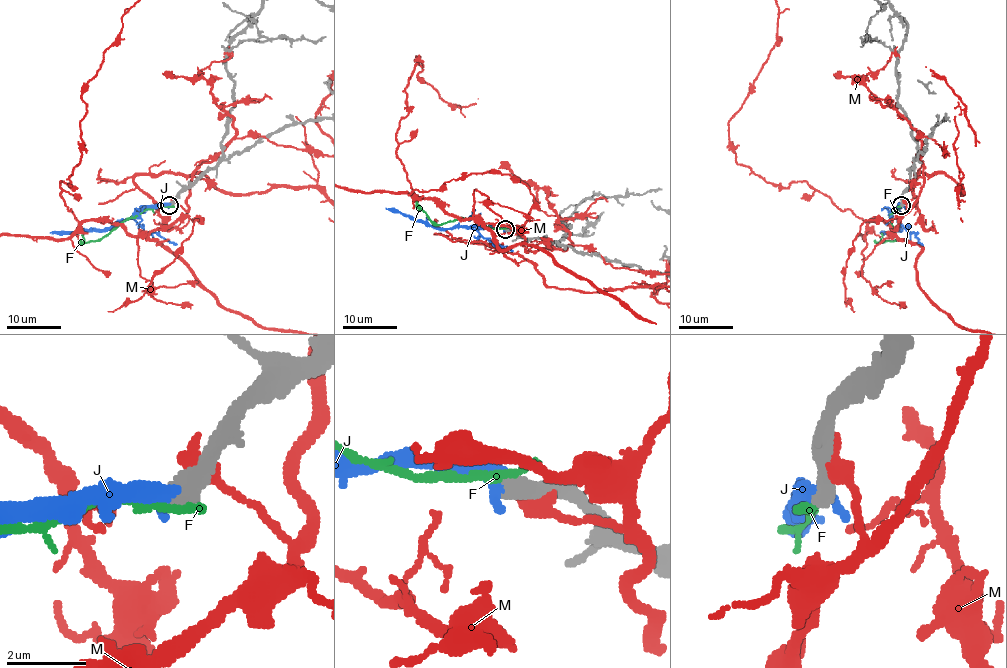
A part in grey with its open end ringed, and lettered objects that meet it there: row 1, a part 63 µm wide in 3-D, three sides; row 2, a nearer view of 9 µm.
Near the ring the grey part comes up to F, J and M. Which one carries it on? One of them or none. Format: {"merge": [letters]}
{"merge": ["J"]}

